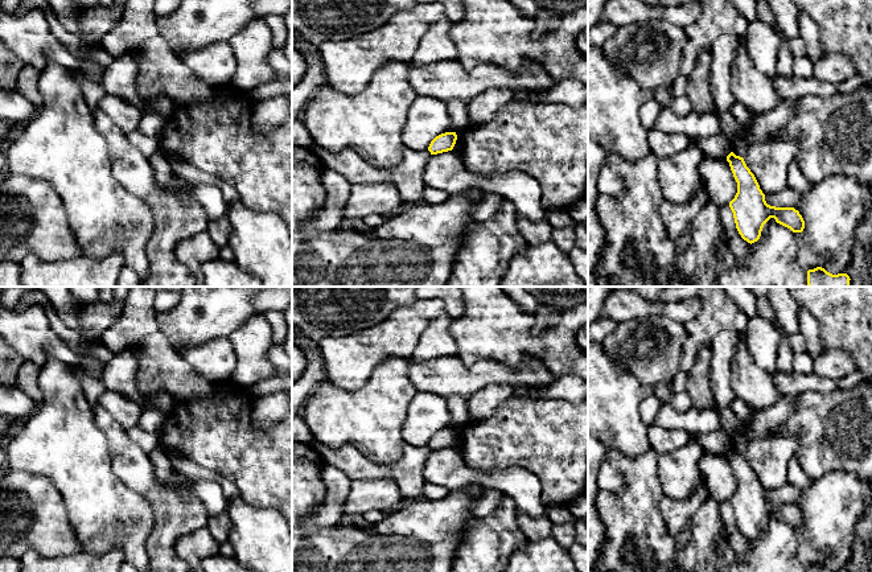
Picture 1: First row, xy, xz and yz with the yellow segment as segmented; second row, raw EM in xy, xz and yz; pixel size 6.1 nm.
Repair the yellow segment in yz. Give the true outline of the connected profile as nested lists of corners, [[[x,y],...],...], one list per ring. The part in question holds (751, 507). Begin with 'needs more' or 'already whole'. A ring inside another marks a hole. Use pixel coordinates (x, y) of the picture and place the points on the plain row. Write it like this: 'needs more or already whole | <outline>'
already whole | [[[731,448],[727,452],[733,473],[737,478],[737,489],[729,498],[736,524],[748,539],[760,535],[764,520],[774,514],[777,519],[790,524],[793,528],[802,528],[805,517],[794,503],[776,503],[765,497],[765,490],[746,462],[743,453]]]

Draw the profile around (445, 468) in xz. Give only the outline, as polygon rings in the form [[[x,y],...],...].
[[[453,445],[431,450],[423,468],[423,478],[449,491],[470,485],[498,490],[513,499],[518,511],[535,519],[547,517],[542,503],[542,483],[536,474],[523,468],[476,472],[464,462]]]

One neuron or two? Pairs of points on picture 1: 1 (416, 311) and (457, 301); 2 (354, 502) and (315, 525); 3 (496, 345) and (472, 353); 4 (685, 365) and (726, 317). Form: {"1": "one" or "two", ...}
{"1": "two", "2": "two", "3": "one", "4": "one"}

